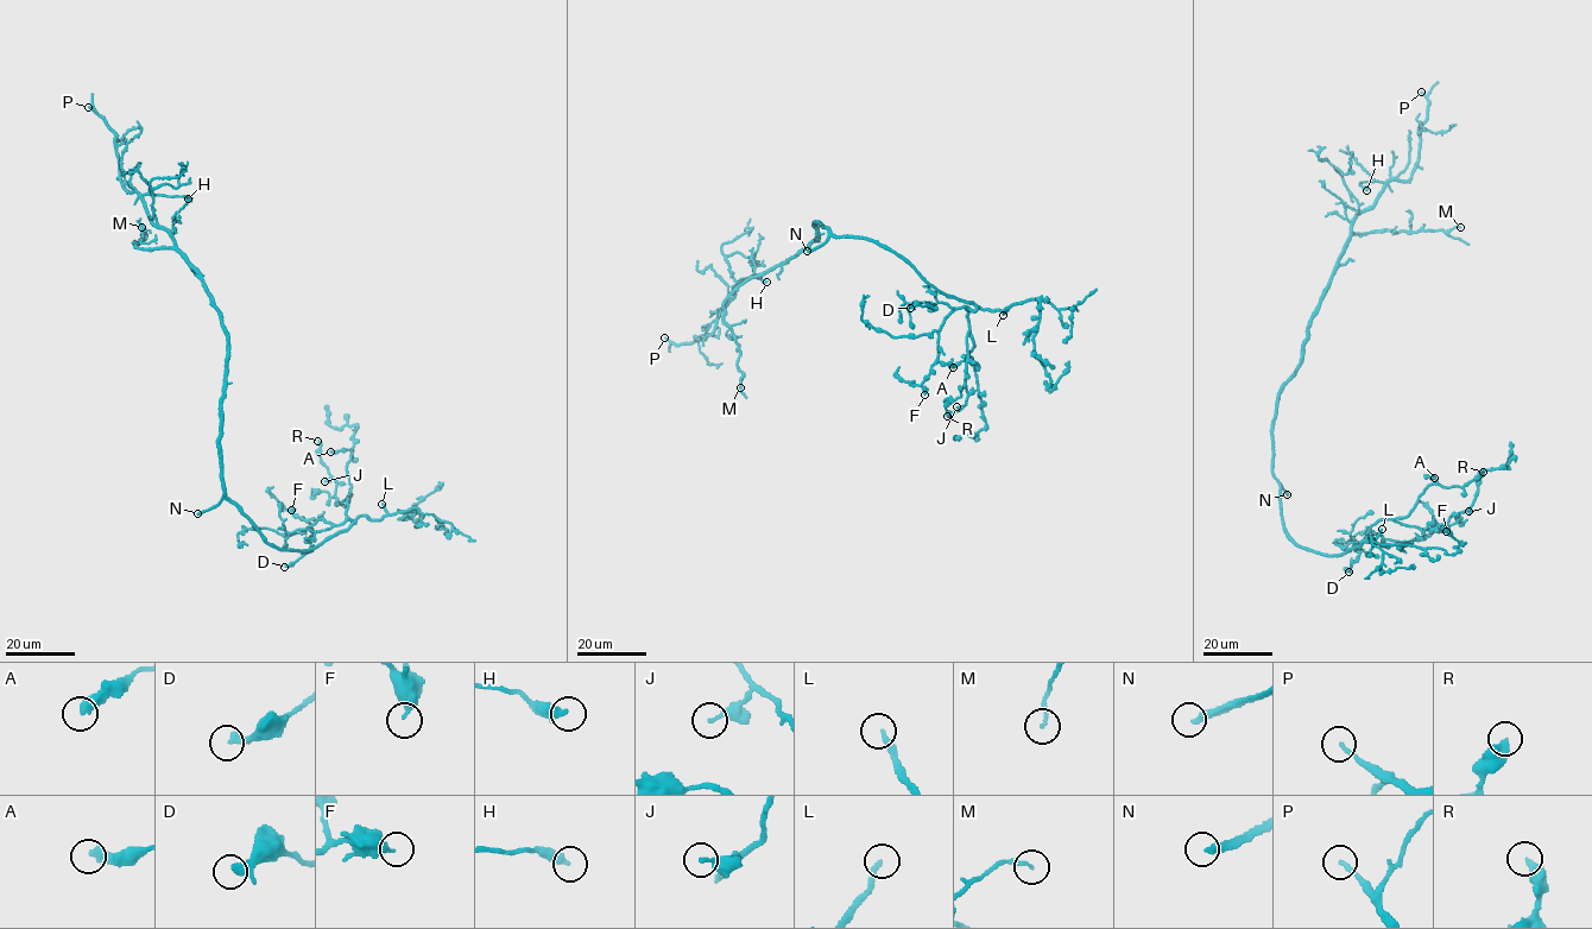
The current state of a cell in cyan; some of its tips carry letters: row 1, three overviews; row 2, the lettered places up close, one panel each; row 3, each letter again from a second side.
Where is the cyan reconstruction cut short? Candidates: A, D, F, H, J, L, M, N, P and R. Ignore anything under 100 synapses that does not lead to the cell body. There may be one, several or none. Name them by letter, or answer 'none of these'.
L, N

